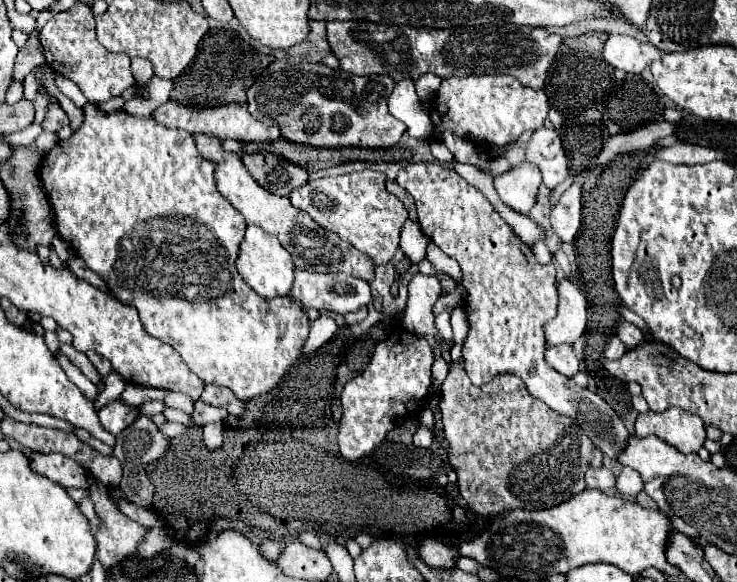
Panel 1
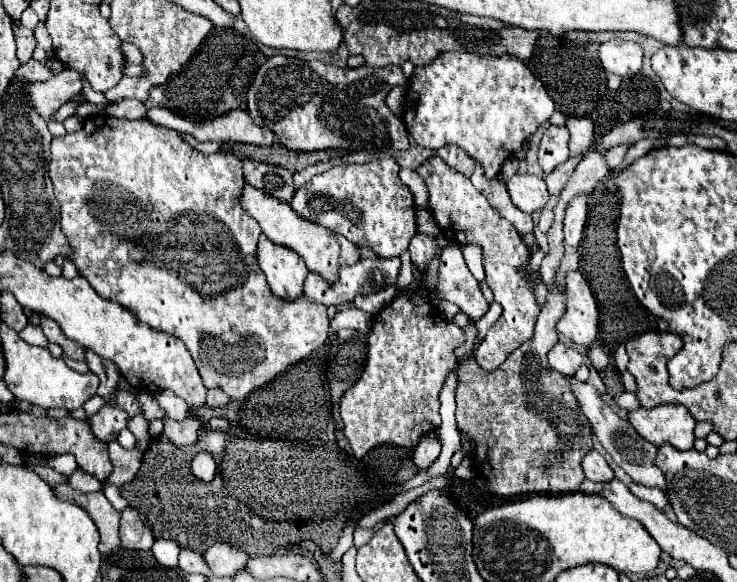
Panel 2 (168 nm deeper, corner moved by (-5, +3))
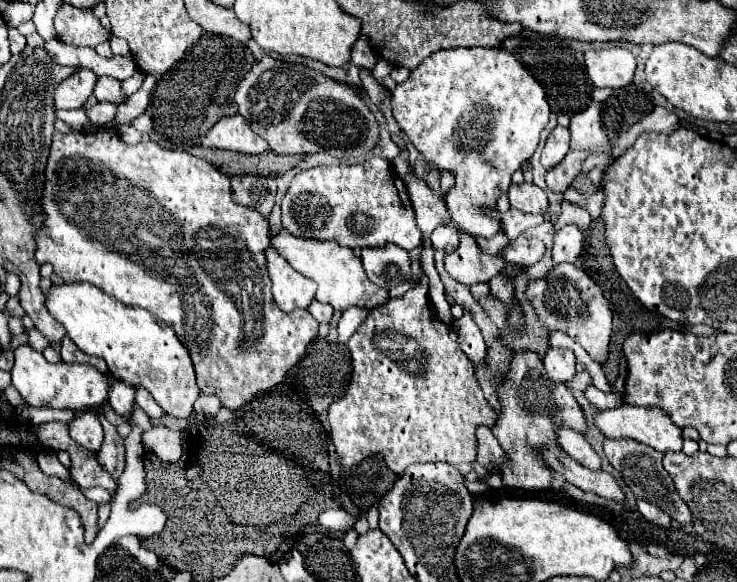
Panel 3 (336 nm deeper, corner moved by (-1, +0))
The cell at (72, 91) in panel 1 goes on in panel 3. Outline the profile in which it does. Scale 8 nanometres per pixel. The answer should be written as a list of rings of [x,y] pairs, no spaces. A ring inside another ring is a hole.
[[[79,68],[77,74],[65,78],[53,94],[53,104],[55,110],[73,110],[73,108],[83,108],[85,100],[91,96],[93,86],[95,86],[97,76],[91,70]]]

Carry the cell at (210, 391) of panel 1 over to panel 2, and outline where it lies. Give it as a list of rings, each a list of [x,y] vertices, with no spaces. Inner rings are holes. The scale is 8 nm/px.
[[[211,389],[209,393],[207,393],[207,405],[209,407],[221,407],[221,405],[225,405],[229,401],[229,397],[221,391],[221,389]]]

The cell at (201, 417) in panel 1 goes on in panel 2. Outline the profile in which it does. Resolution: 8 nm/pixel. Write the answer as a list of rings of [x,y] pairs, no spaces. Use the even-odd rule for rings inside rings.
[[[165,419],[163,421],[163,435],[169,437],[169,441],[173,445],[193,445],[197,441],[197,431],[201,427],[199,419],[185,419],[185,421],[171,421]]]

